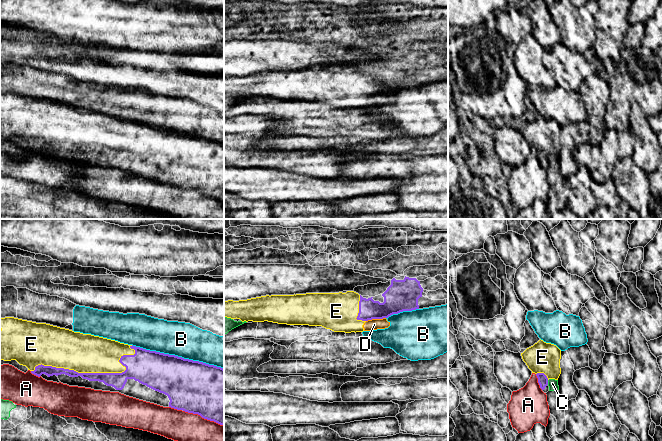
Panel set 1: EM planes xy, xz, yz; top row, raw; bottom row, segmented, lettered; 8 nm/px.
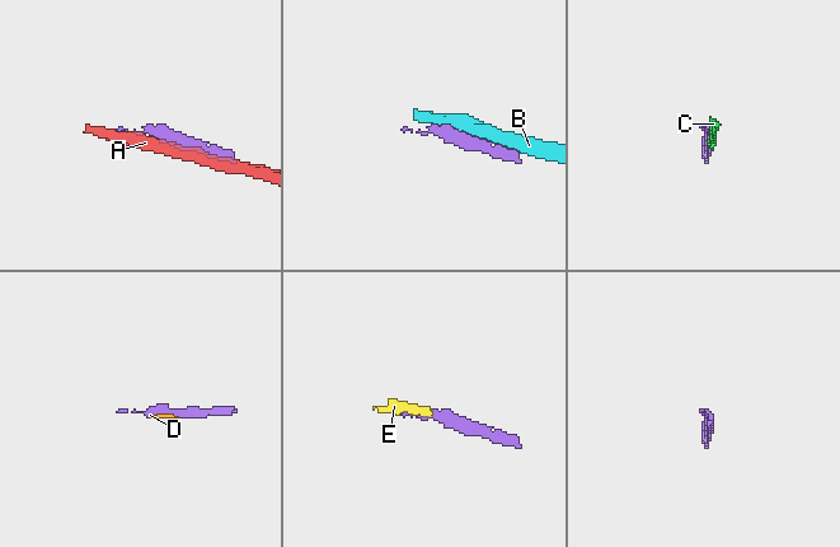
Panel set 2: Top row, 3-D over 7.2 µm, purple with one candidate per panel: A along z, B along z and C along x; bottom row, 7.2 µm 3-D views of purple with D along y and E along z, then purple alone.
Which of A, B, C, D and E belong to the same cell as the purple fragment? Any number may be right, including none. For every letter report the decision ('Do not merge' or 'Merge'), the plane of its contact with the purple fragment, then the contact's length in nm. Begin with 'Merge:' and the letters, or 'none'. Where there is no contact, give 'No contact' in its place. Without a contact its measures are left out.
Merge: E
A: Do not merge. Touches purple in xy. Shared border 360 nm
B: Do not merge. Touches purple in xy. Shared border 750 nm
C: Do not merge. Touches purple in yz. Shared border 40 nm
D: Do not merge. Touches purple in xz. Shared border 160 nm
E: Merge. Touches purple in xy. Shared border 850 nm

